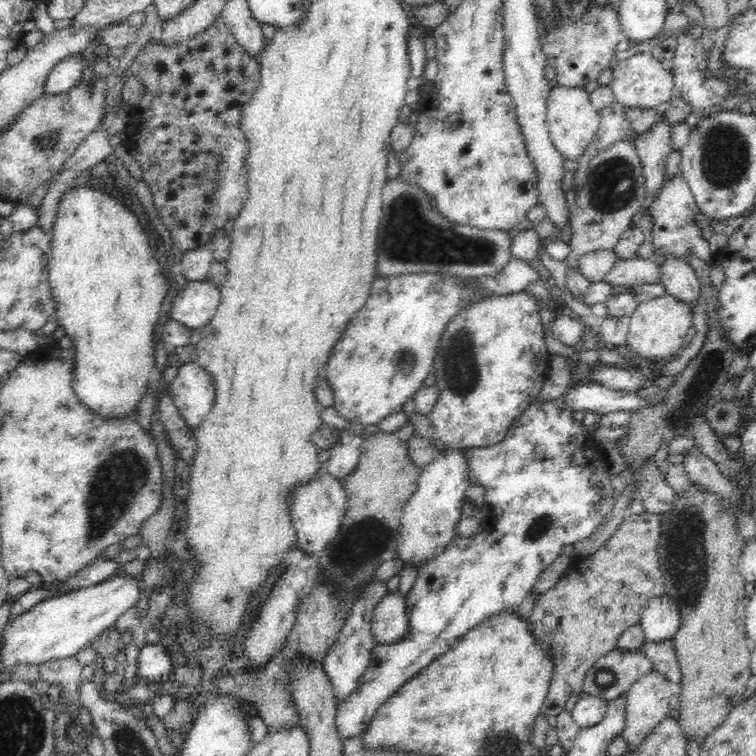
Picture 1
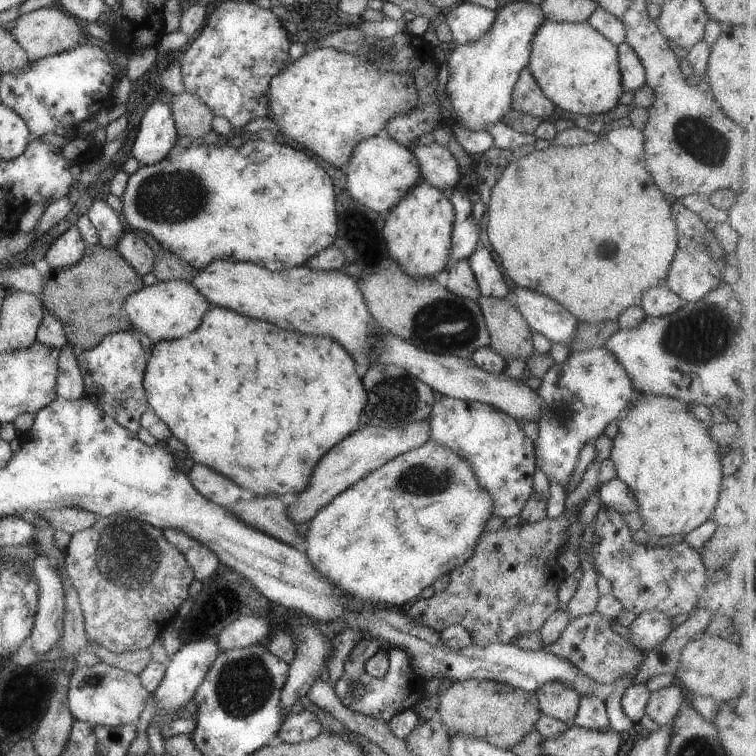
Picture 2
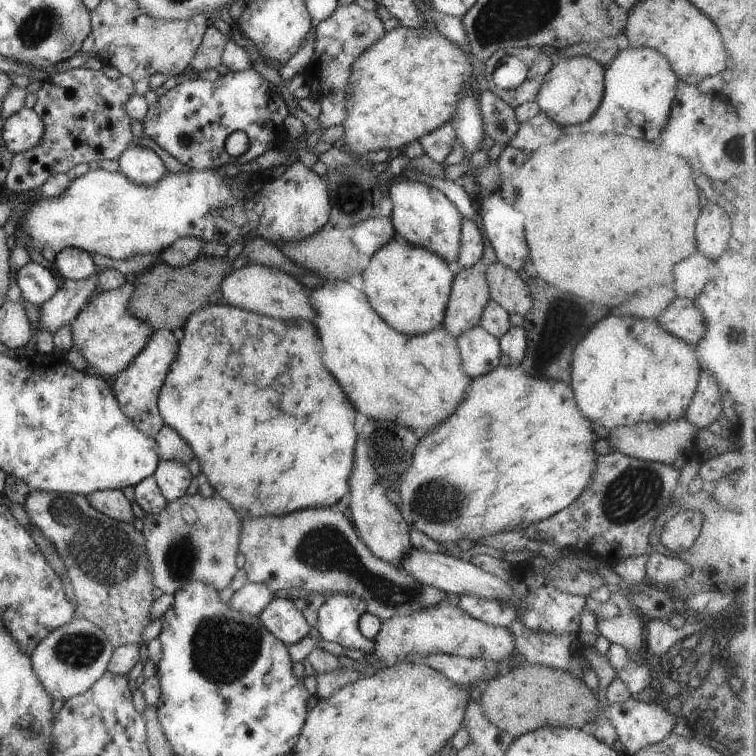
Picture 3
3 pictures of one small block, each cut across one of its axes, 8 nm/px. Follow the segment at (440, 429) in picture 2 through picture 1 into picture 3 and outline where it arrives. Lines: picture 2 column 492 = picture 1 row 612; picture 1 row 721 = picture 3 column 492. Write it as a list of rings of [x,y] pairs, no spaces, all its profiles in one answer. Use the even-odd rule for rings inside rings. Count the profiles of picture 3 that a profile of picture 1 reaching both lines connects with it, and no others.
[[[474,326],[456,338],[466,376],[478,378],[501,365],[499,339],[482,326]]]

